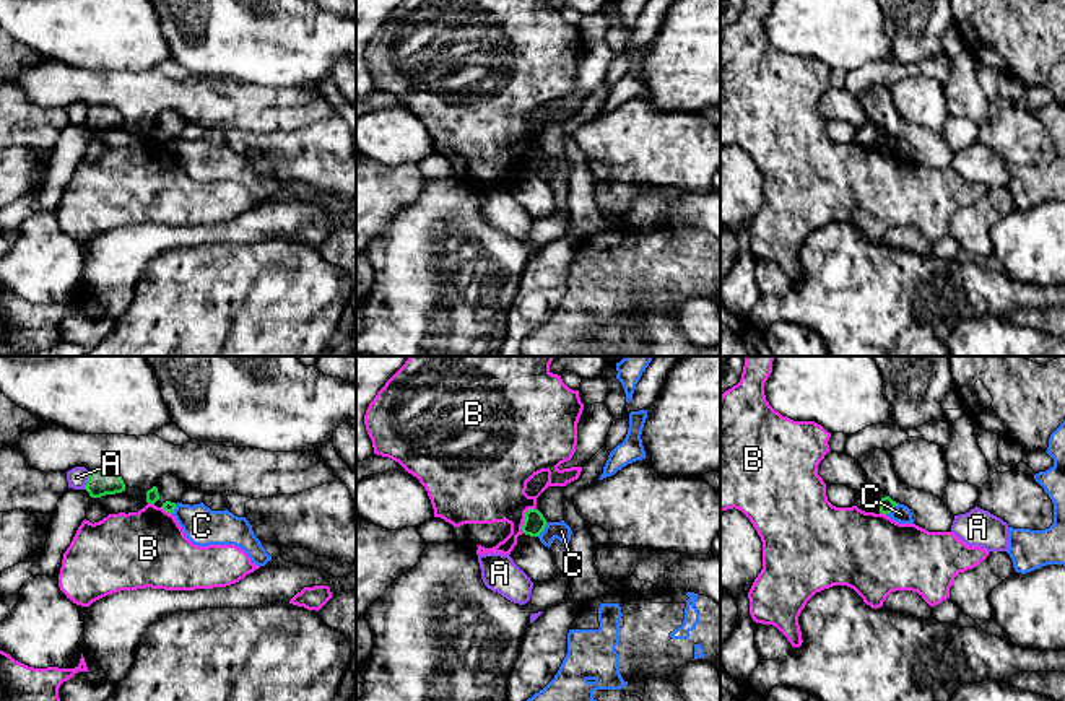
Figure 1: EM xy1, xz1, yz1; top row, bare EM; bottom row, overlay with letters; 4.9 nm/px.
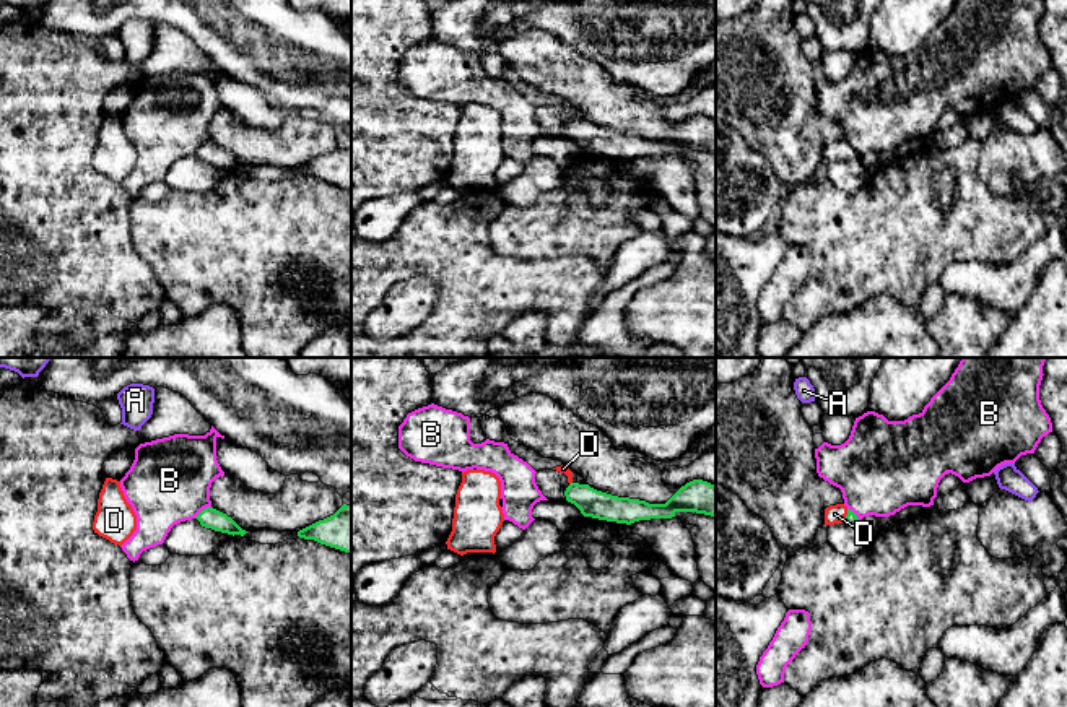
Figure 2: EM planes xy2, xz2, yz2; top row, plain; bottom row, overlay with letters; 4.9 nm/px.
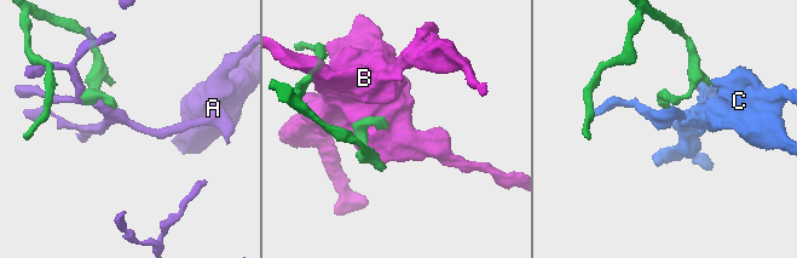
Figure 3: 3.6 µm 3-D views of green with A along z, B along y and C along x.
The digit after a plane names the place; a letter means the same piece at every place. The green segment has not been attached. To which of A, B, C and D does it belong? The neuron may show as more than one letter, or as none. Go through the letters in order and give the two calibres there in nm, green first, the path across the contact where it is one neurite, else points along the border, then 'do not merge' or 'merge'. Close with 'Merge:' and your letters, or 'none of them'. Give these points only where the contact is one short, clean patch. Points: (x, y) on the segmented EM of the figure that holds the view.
A: calibres 130 and 100 nm; border xy1 (88, 472), (83, 488); do not merge
B: calibres 110 and 380 nm; do not merge
C: calibres 80 and 90 nm; border yz1 (898, 503), (885, 514); do not merge
D: calibres 70 and 100 nm; way yz2 (851, 519), (846, 516), (835, 514); merge
Merge: D

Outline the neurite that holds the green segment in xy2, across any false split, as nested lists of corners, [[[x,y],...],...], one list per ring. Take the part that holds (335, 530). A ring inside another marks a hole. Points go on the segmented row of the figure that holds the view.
[[[343,504],[333,515],[299,530],[298,536],[351,554],[351,505]]]

